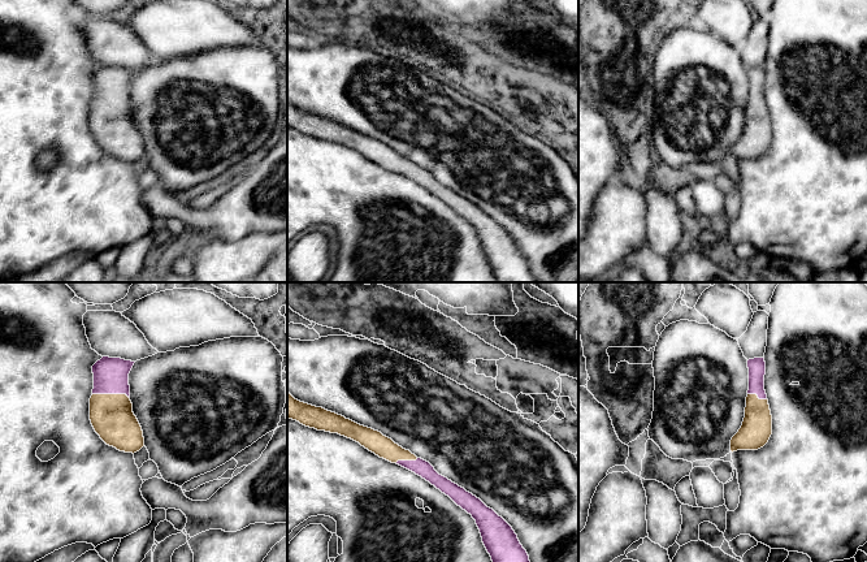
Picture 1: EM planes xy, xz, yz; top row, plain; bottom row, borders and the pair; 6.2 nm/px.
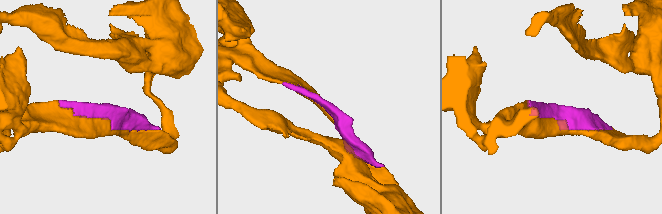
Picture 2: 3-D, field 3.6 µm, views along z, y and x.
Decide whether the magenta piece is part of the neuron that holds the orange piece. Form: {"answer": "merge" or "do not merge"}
{"answer": "merge"}

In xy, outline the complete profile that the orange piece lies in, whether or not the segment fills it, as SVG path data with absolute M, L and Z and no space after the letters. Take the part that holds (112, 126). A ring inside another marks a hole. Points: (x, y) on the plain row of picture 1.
M103 65L92 74L94 98L90 129L109 155L136 161L144 155L142 135L133 121L129 82L135 70Z

